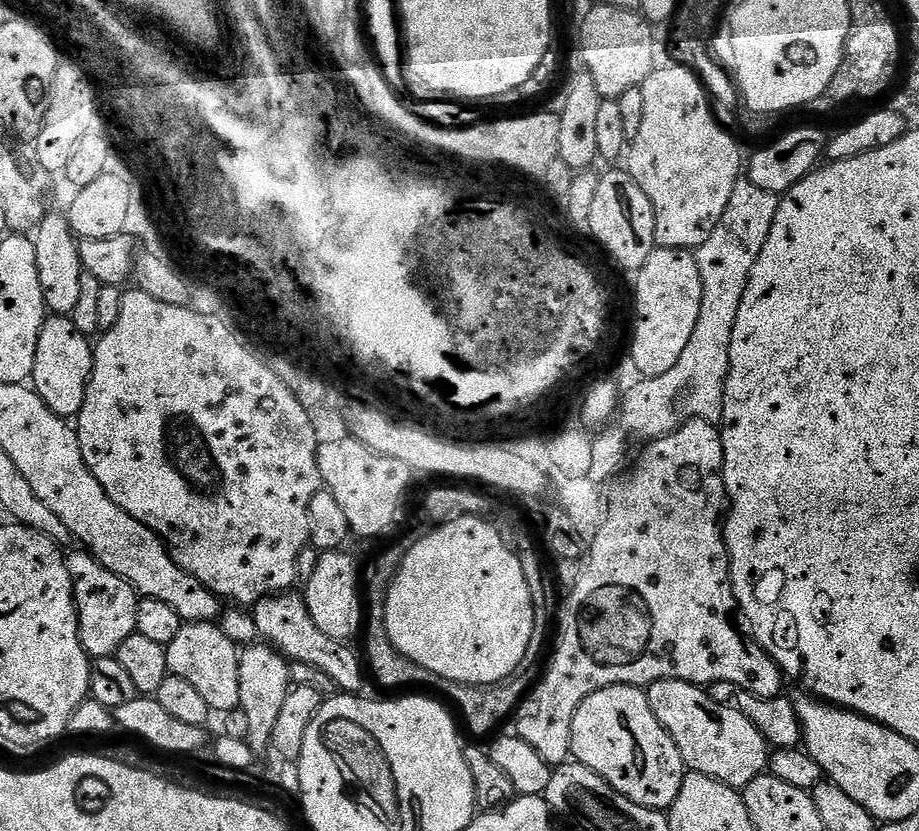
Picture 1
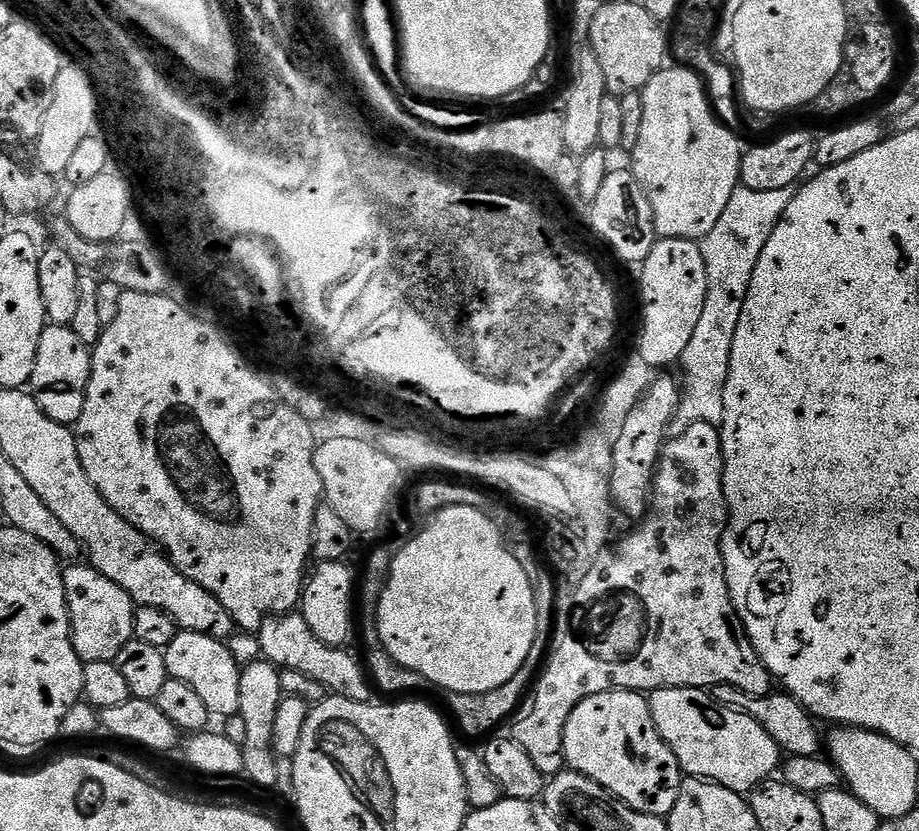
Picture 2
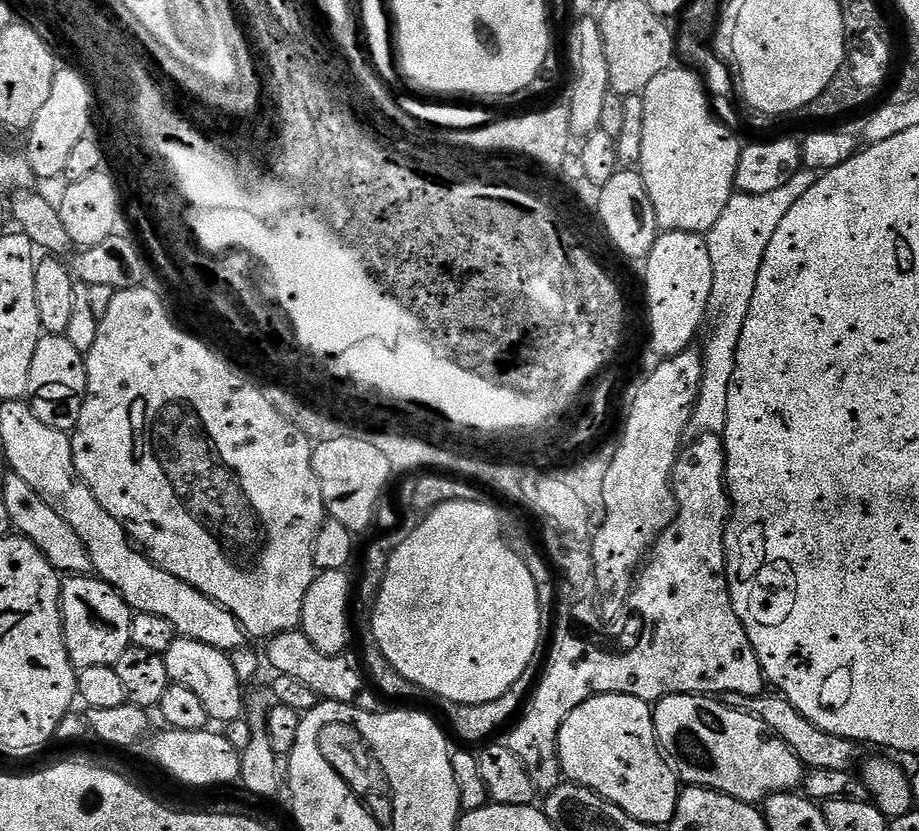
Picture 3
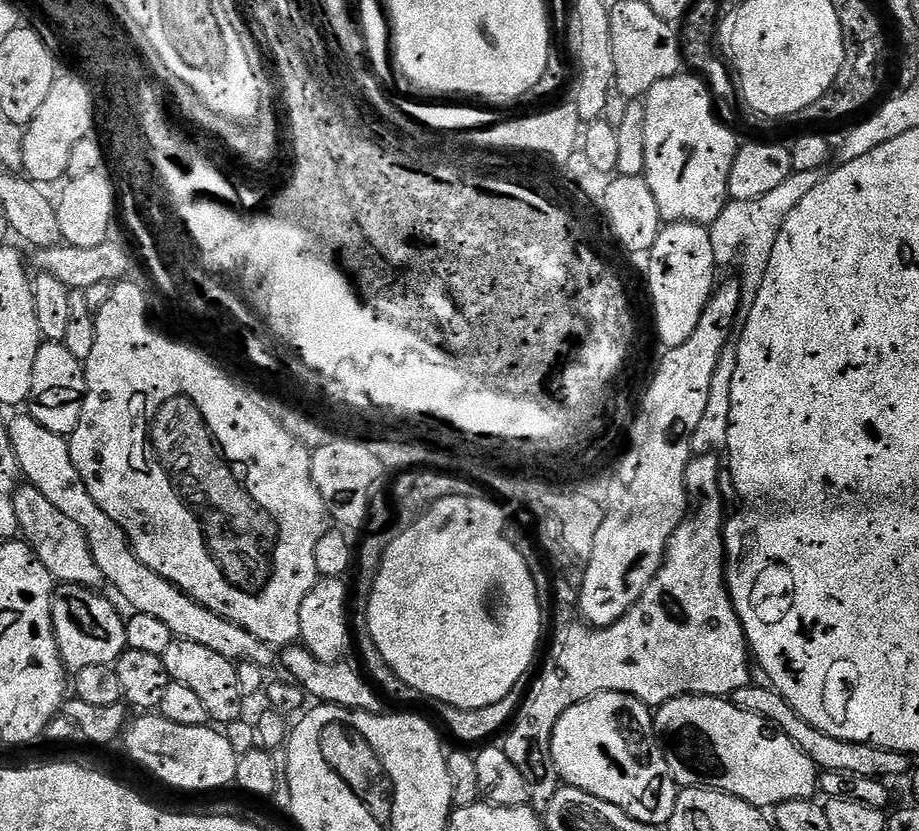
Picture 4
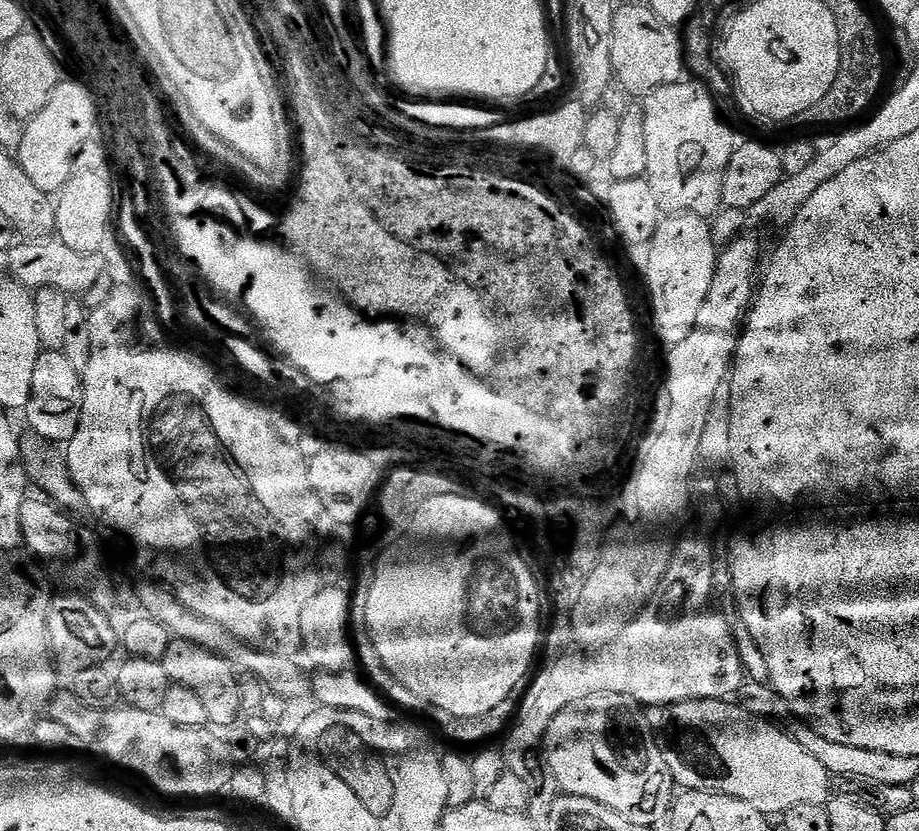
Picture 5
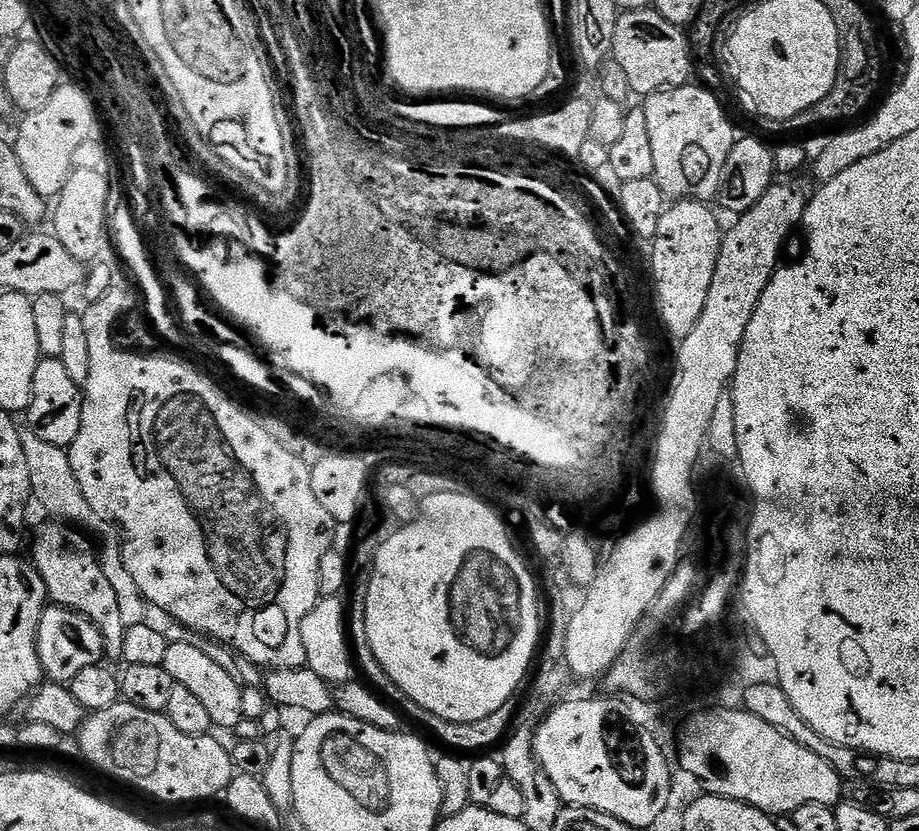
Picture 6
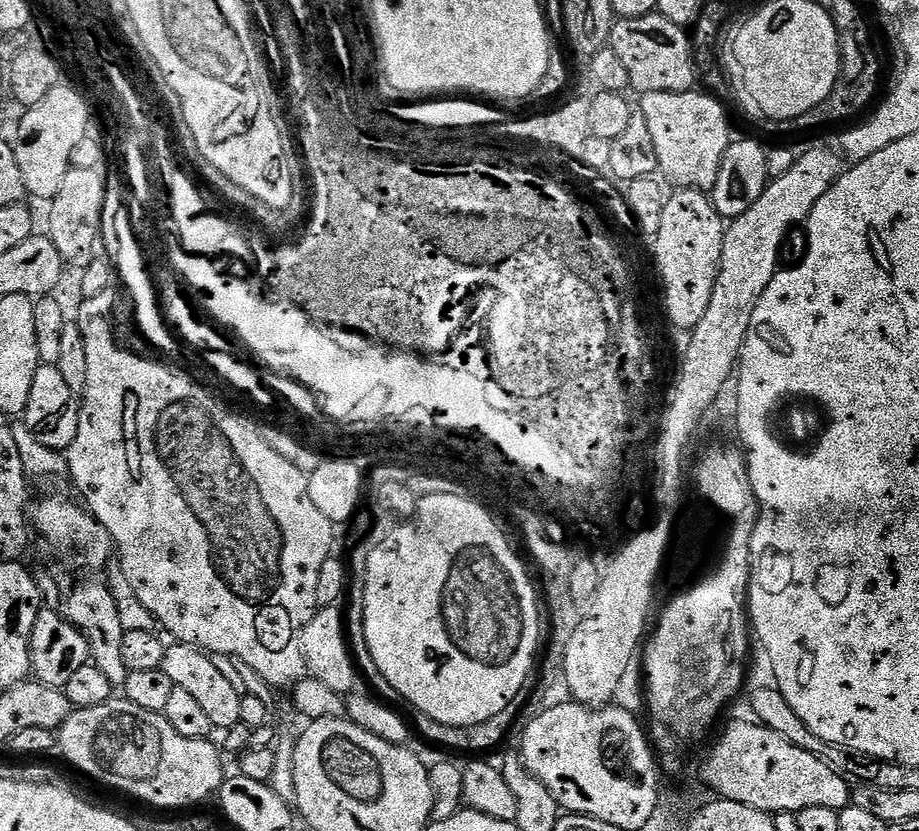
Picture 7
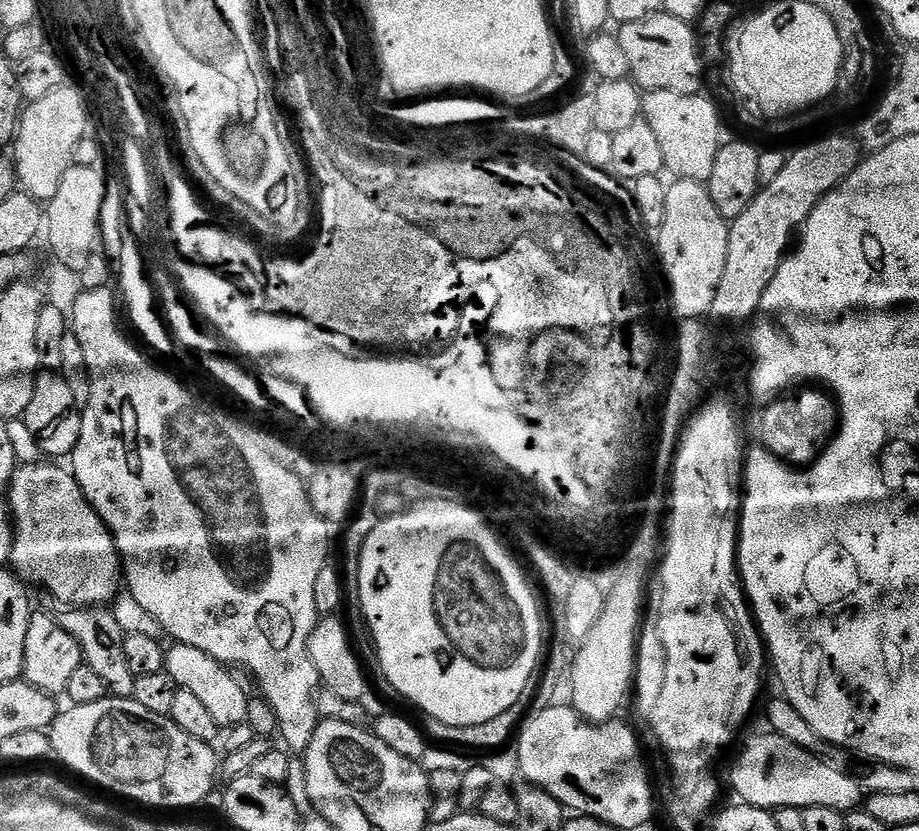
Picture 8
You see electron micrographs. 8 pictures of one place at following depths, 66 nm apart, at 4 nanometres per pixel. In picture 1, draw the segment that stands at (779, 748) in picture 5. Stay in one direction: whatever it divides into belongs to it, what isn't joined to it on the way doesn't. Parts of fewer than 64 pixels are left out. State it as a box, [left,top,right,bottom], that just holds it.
[647,680,770,790]

